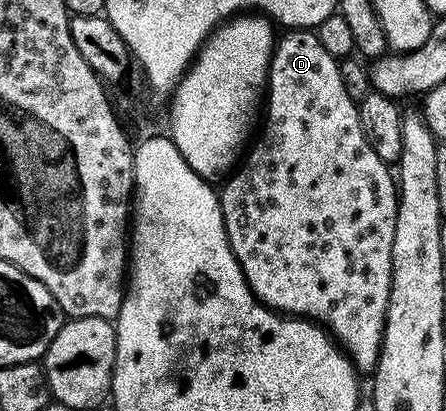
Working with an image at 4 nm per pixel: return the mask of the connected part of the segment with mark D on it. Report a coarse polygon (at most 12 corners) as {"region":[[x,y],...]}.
{"region":[[292,28],[219,191],[252,293],[380,359],[398,182]]}

